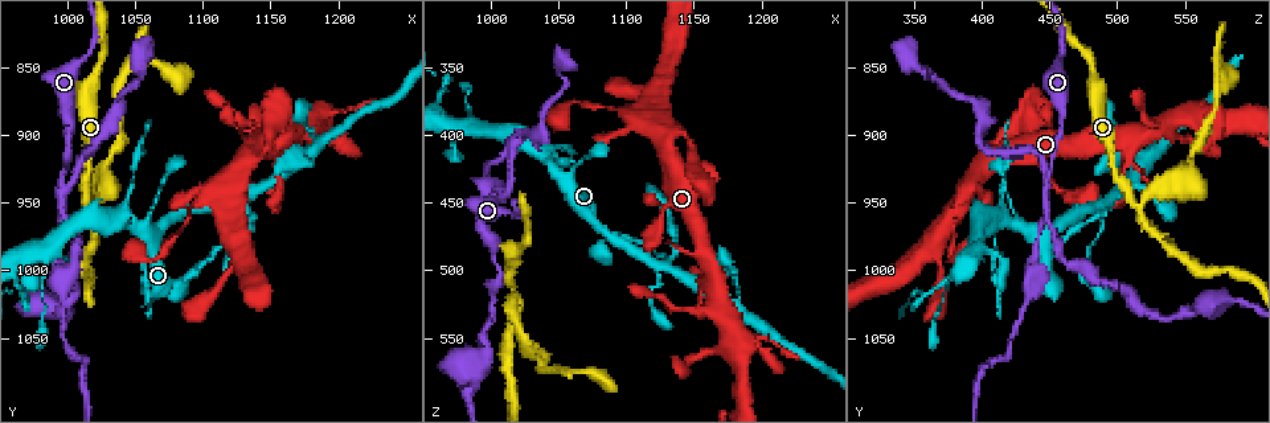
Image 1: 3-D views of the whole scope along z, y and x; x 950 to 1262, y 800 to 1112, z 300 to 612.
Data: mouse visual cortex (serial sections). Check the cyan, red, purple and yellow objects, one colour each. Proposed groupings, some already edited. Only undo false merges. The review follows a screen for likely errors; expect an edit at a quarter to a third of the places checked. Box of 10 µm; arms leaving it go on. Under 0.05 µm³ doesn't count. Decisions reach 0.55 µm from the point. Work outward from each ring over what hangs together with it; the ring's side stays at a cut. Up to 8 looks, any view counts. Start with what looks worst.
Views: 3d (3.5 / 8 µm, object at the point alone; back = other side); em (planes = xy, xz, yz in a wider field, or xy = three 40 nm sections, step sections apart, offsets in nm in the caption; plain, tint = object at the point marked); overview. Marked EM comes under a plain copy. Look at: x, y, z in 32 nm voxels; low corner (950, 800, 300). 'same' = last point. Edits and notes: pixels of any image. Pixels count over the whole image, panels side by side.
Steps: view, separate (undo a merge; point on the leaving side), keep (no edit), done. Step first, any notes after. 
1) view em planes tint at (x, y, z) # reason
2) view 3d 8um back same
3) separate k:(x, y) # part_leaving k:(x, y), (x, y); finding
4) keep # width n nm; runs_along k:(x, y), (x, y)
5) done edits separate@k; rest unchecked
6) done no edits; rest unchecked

view 3d 8um at (1000, 940, 448) # two arms in line, one across

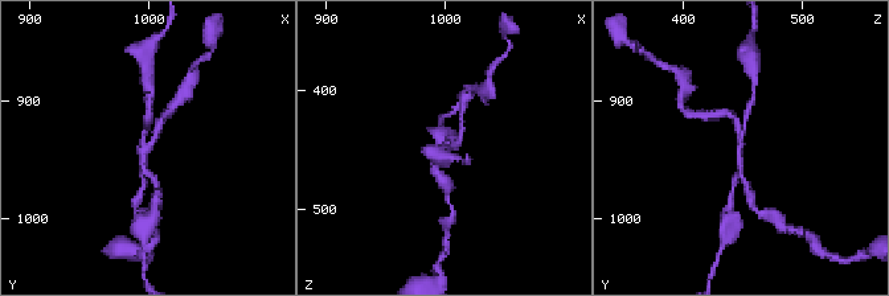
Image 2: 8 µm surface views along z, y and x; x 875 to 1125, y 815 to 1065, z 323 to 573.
view 3d 3.5um same # closer look

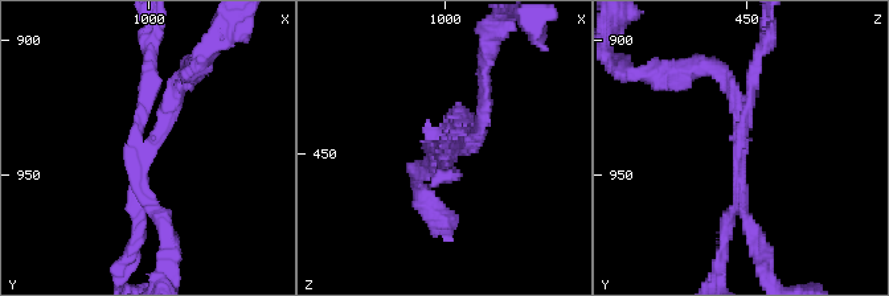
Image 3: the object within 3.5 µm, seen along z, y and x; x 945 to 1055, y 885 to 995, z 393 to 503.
view em xy step 1 tint at (1001, 941, 448) # arms 3; arm_widths 150, 150, 200 nm; now the EM

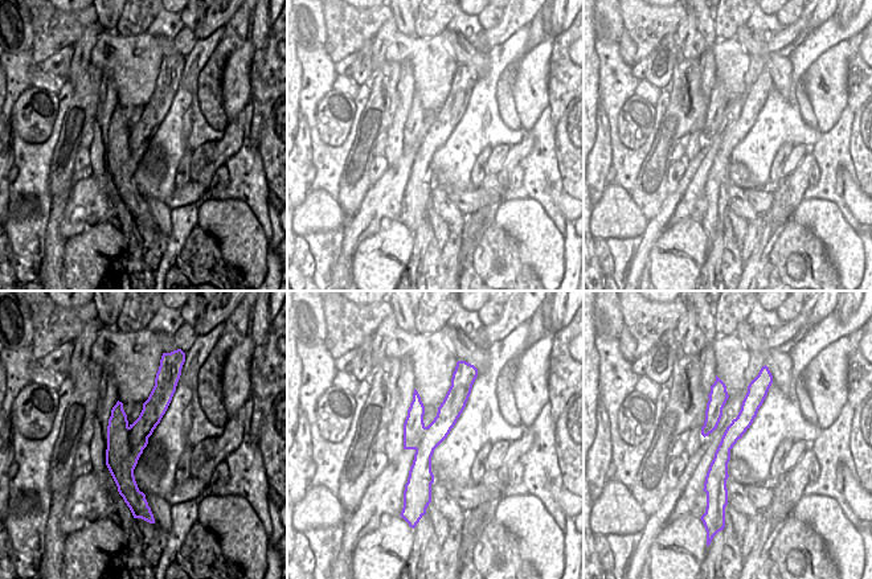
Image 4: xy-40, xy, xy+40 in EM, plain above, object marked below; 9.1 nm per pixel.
separate 3:(760, 243) # border 4:(130, 427), (122, 488); a second cell is stuck on

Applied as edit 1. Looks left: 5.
view overview

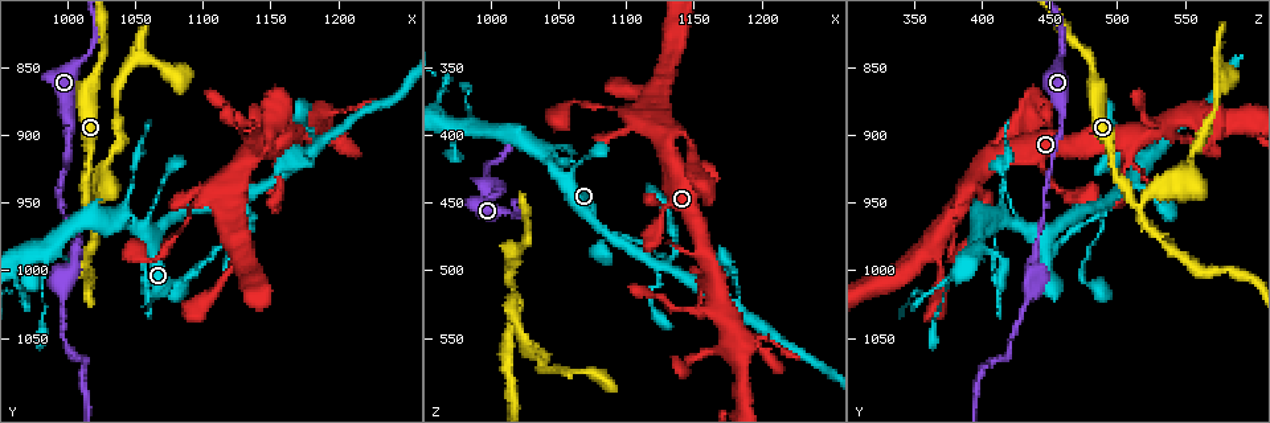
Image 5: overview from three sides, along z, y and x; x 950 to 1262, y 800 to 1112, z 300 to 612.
view 3d 3.5um back at (1014, 948, 514) # three arms meet

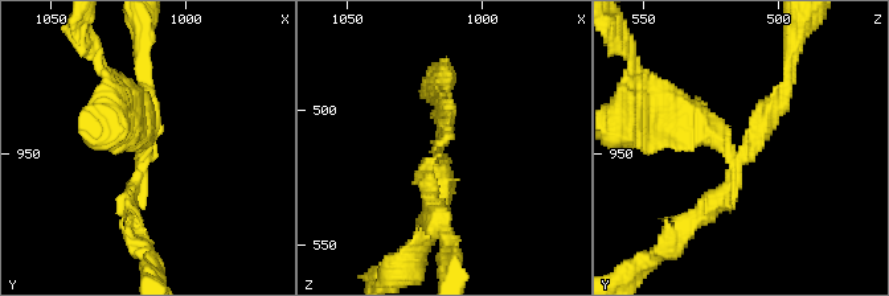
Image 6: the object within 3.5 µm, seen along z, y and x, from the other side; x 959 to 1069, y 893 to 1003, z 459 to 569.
view em xy step 3 tint at (1015, 950, 513) # arms 3; arm_widths 200, 200, 350 nm; now the EM

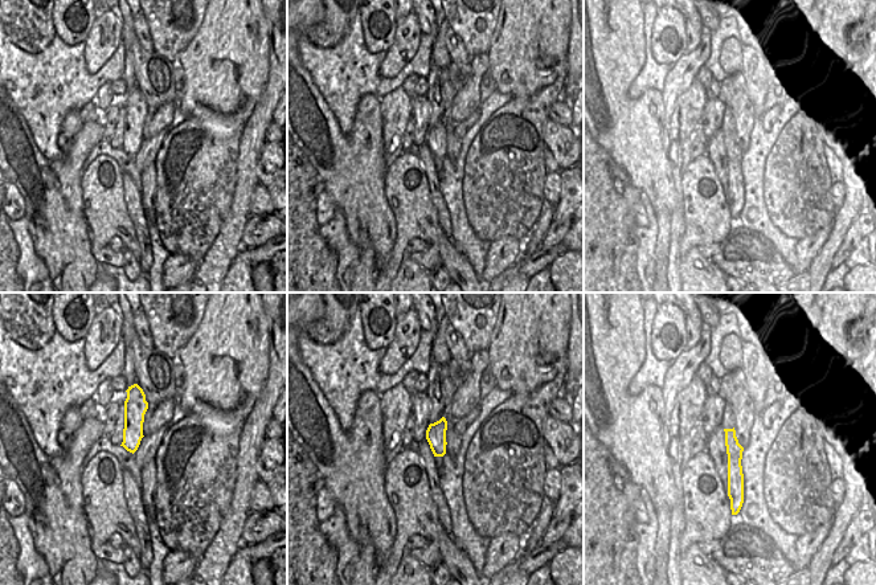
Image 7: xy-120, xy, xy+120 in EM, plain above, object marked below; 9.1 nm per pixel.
separate 6:(685, 118) # part_leaving 6:(725, 147), (631, 78); a second cell is stuck on

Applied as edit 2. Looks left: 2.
view 3d 3.5um at (1122, 944, 496) # four or more arms meet

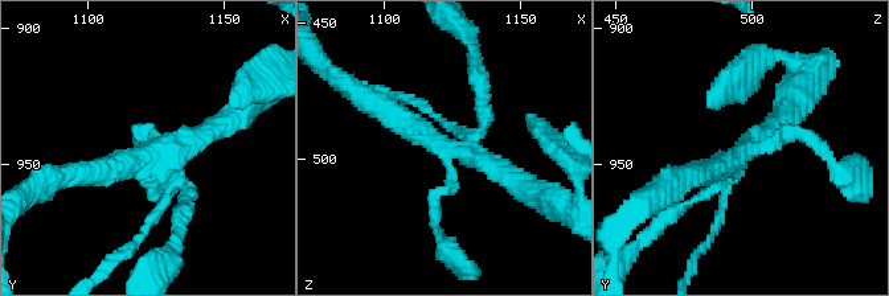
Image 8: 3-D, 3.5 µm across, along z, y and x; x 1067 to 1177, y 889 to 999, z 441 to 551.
view em planes tint at (1123, 947, 496) # shape alone is not enough

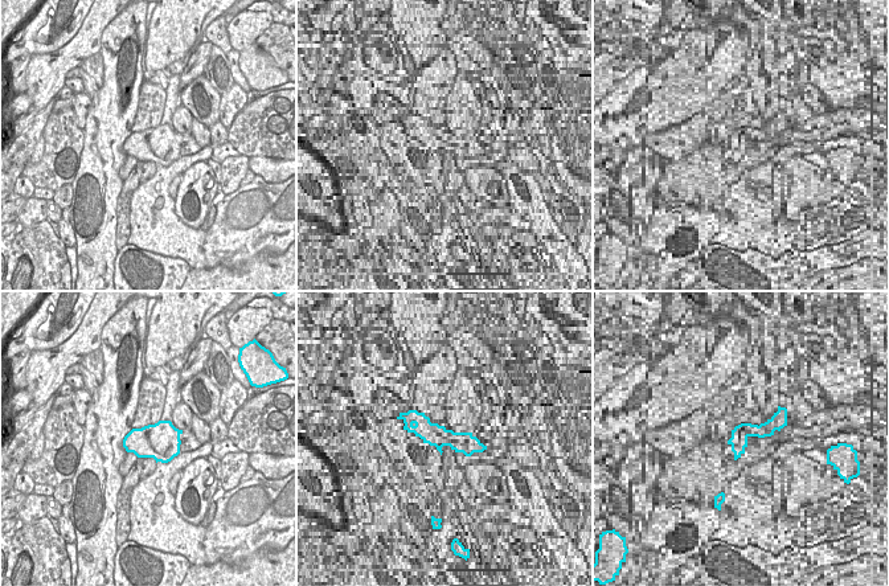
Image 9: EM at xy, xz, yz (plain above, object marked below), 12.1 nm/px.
keep # runs_along 8:(375, 102), (520, 186); all the same cell

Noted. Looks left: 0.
done edits separate@3, separate@6; rest unchecked

